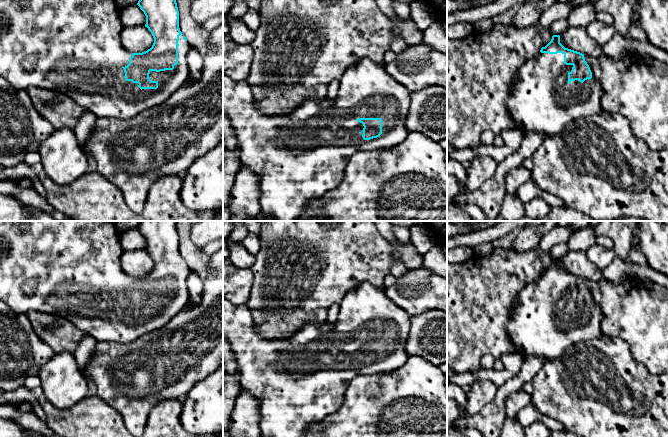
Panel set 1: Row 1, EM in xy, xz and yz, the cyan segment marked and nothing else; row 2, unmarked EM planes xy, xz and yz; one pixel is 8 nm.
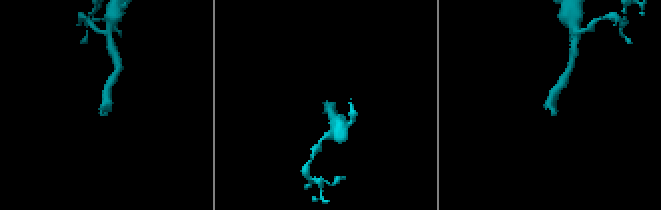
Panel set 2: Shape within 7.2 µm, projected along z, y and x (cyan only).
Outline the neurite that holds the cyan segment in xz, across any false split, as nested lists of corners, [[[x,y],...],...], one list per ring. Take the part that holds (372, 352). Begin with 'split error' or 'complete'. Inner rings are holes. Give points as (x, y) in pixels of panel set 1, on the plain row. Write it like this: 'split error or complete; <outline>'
split error; [[[370,282],[349,290],[339,305],[338,319],[321,326],[305,324],[288,338],[268,339],[255,332],[253,316],[246,305],[235,305],[223,299],[223,336],[231,346],[237,363],[241,393],[250,393],[260,402],[260,437],[303,437],[311,424],[335,413],[343,404],[350,381],[357,375],[387,373],[405,364],[406,344],[411,328],[411,315],[397,306]]]

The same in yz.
split error; [[[553,259],[551,265],[545,271],[542,271],[541,274],[533,283],[525,286],[517,294],[516,298],[513,301],[513,306],[509,313],[507,330],[508,330],[509,338],[512,340],[513,344],[517,347],[516,353],[519,353],[524,359],[524,361],[526,361],[529,357],[539,357],[543,363],[545,361],[553,360],[560,357],[572,345],[575,345],[582,341],[591,341],[600,338],[603,335],[601,329],[601,321],[603,318],[601,301],[602,301],[602,292],[598,282],[590,281],[580,276],[565,272],[560,267],[560,259]]]

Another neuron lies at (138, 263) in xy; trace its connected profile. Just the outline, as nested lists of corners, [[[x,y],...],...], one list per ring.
[[[145,250],[123,251],[121,268],[130,277],[142,277],[150,273],[154,267],[151,256]]]

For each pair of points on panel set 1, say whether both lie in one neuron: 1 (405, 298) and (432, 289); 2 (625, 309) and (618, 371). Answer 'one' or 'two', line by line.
1: one
2: two

